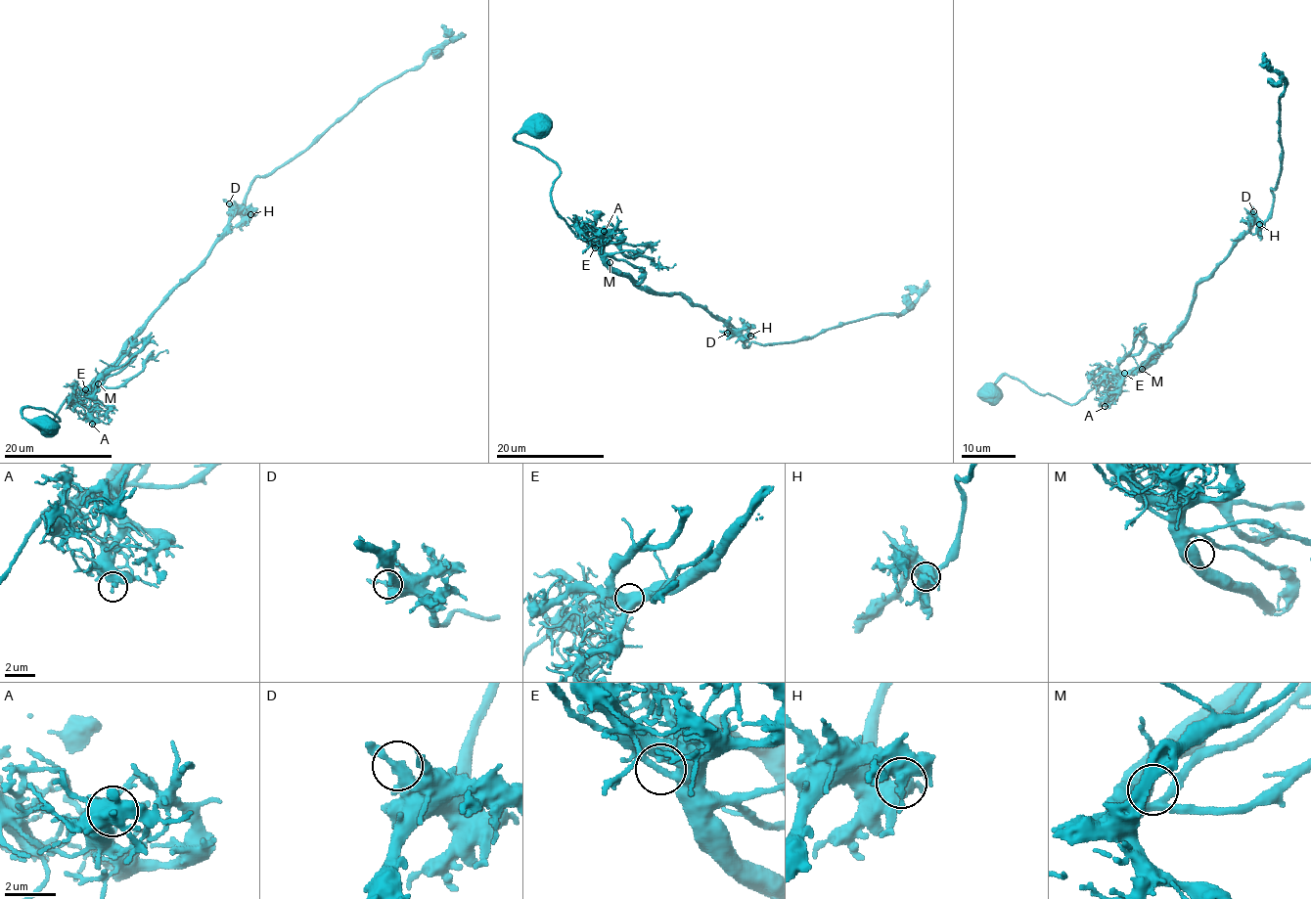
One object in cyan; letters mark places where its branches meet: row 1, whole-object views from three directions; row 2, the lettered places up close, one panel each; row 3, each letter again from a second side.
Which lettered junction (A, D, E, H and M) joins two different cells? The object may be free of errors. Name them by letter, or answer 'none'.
none

